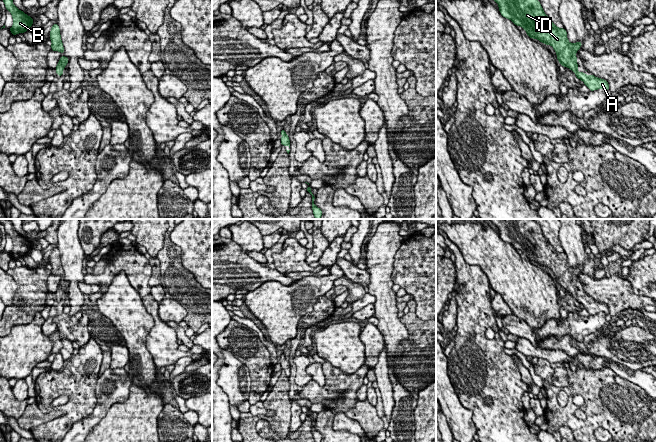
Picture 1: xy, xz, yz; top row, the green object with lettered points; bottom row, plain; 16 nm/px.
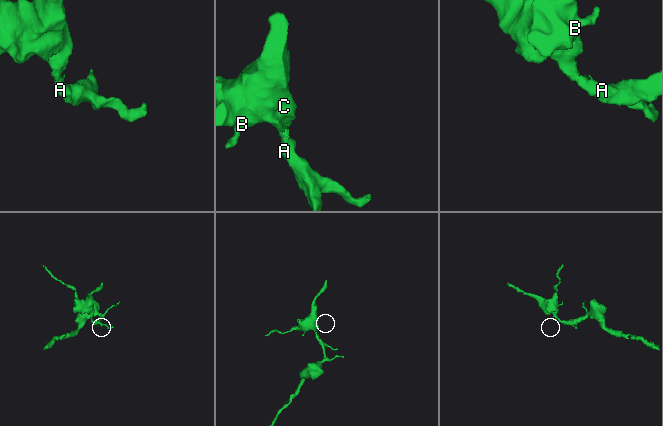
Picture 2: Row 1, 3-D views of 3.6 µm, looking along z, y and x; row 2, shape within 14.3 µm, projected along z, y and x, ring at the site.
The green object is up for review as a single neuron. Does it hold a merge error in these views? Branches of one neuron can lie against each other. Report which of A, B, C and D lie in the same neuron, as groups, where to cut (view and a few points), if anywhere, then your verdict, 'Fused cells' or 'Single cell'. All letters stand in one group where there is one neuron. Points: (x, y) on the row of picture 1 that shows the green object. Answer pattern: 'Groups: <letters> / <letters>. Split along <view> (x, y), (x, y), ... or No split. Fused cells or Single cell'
Groups: A B C D. No split. Single cell

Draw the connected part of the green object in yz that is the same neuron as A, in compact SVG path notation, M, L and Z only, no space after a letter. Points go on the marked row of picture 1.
M495 0L499 6L500 14L510 19L516 26L521 26L531 39L538 39L545 45L551 45L556 52L560 65L568 67L589 88L590 91L609 90L606 80L594 75L578 72L577 51L582 42L570 43L567 31L558 28L545 14L538 0Z

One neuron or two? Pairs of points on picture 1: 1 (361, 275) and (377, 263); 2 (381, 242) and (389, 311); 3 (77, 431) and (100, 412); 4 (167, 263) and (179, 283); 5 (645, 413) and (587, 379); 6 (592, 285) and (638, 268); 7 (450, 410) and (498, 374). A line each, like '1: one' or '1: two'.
1: two
2: one
3: one
4: one
5: one
6: two
7: two

